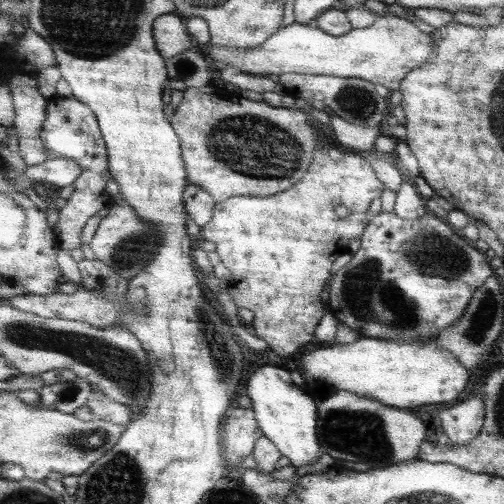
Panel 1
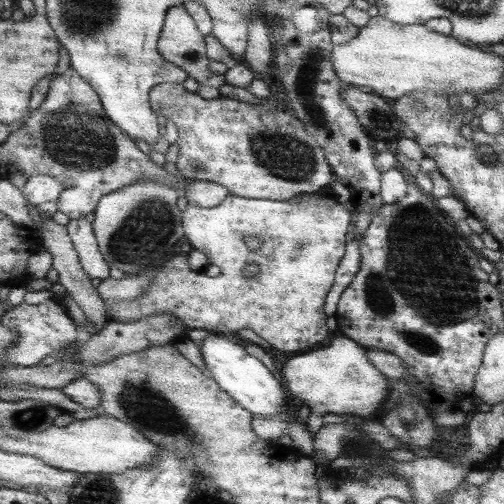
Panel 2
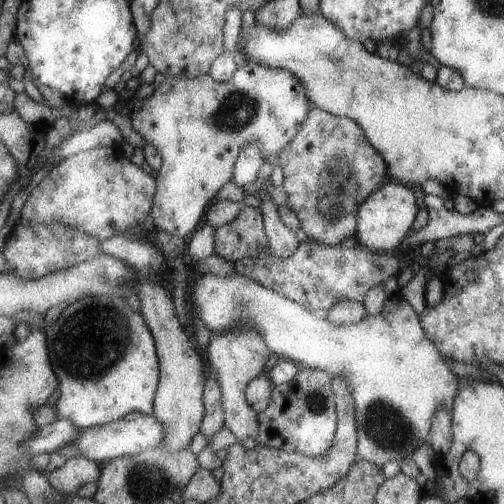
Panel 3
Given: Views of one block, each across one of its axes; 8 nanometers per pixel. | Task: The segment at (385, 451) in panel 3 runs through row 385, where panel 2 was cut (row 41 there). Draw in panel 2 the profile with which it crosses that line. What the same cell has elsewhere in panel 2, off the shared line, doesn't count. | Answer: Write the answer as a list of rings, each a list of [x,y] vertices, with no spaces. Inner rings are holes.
[[[383,16],[369,18],[357,36],[345,44],[335,44],[329,62],[337,80],[345,86],[367,86],[371,94],[383,100],[397,100],[409,92],[447,92],[447,94],[481,94],[493,90],[503,80],[503,58],[469,48],[451,36],[441,36],[425,26],[401,26]]]

